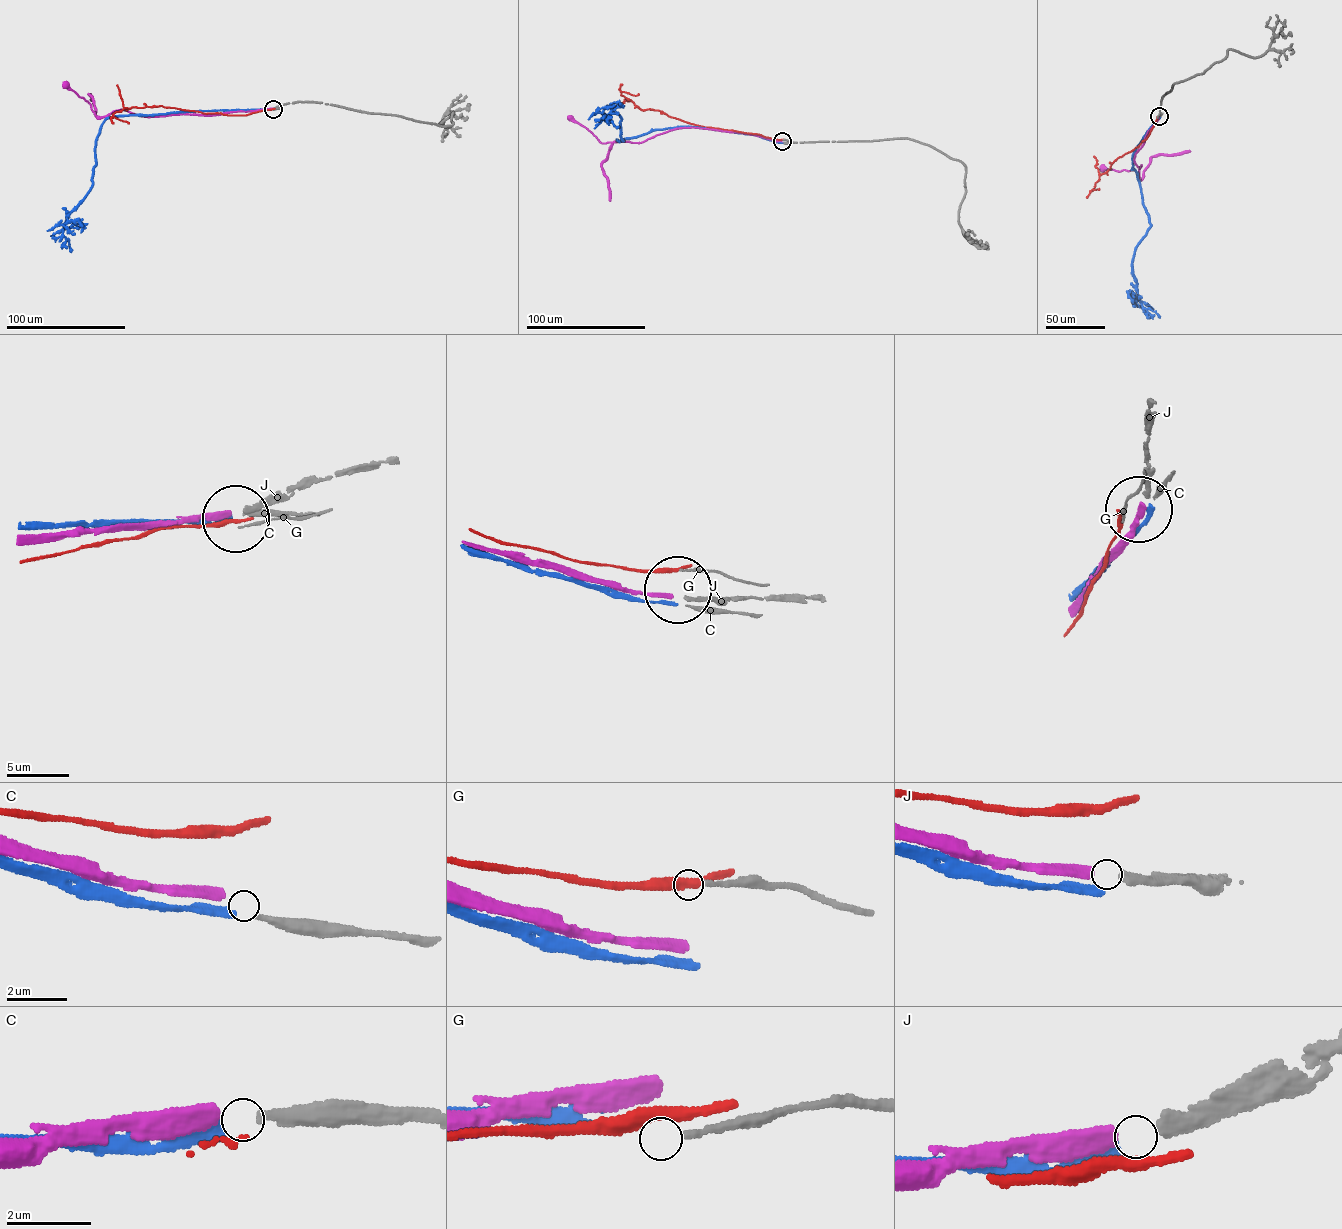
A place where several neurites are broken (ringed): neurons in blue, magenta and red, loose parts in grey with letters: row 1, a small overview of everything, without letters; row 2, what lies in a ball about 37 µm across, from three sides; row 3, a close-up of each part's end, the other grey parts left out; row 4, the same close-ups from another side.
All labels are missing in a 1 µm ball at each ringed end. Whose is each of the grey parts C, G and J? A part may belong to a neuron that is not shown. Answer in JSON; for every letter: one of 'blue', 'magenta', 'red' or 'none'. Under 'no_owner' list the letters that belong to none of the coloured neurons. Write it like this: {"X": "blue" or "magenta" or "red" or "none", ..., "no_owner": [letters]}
{"C": "blue", "G": "none", "J": "magenta", "no_owner": ["G"]}

